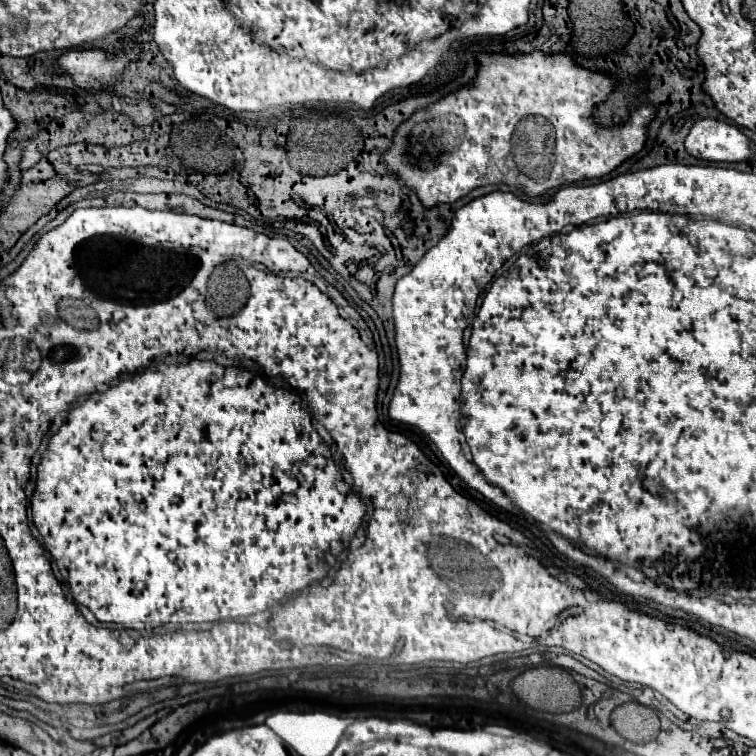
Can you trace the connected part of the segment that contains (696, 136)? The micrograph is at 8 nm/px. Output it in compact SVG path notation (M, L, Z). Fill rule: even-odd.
M710 118L692 126L686 138L686 150L708 162L740 162L752 156L752 146L738 128Z

